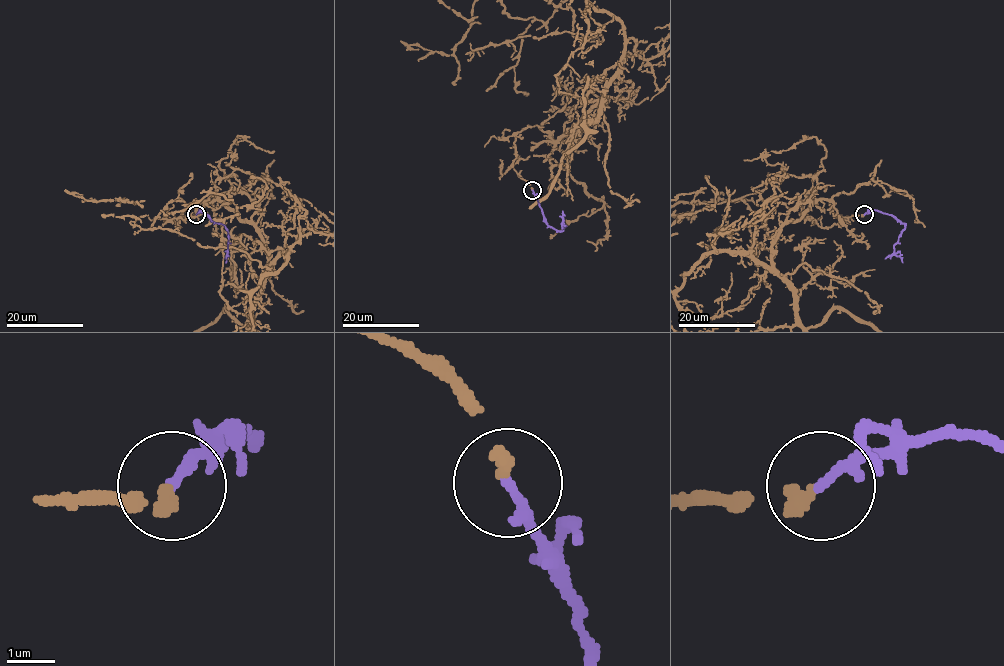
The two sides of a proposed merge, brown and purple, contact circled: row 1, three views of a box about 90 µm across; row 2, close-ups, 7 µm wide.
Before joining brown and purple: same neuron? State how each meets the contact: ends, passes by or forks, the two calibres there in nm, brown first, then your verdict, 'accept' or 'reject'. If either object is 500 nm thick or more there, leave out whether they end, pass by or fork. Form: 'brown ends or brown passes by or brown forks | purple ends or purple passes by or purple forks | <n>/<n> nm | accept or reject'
brown ends | purple ends | 280/240 nm | accept

